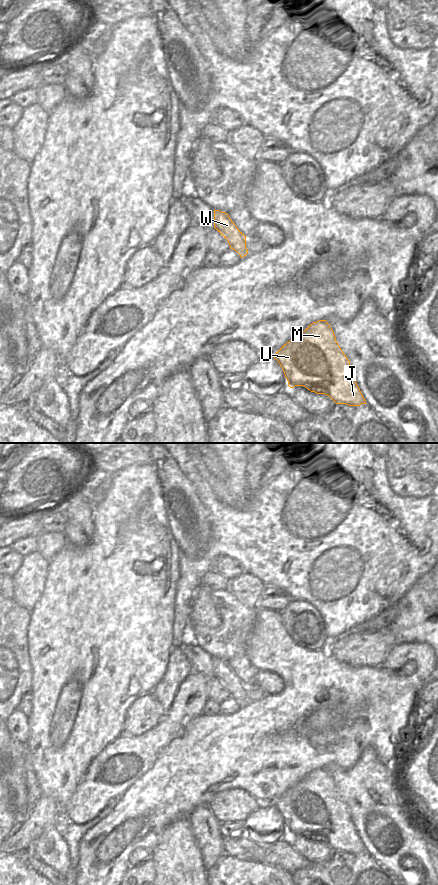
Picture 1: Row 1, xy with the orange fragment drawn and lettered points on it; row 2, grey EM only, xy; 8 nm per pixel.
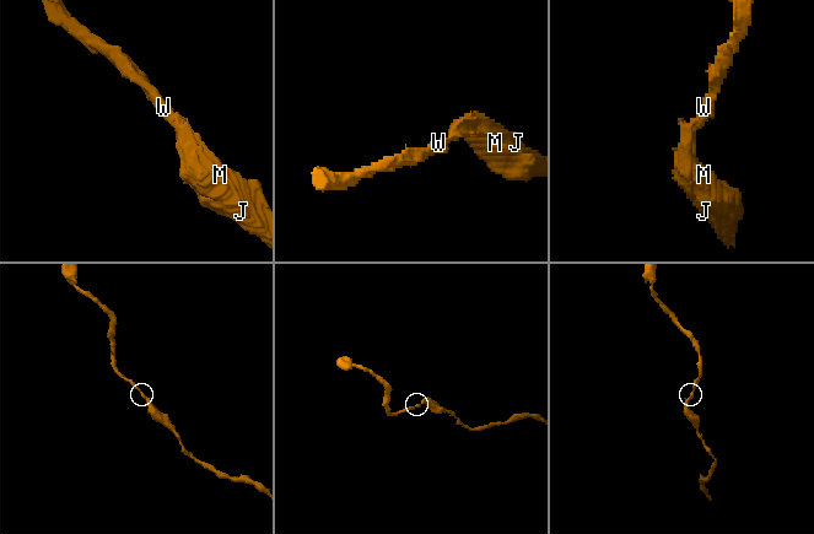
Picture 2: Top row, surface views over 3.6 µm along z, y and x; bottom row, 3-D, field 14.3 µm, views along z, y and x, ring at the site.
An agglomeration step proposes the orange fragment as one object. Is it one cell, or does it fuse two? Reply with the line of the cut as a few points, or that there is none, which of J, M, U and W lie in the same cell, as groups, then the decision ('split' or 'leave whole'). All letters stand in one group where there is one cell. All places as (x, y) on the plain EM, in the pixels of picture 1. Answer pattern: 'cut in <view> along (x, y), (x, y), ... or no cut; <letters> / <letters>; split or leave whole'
no cut; J M U W; leave whole

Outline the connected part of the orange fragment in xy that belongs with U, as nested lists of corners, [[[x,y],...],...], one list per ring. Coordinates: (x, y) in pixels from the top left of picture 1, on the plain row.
[[[326,768],[310,772],[284,792],[274,806],[282,815],[290,836],[303,834],[329,844],[336,852],[366,852],[350,809]]]

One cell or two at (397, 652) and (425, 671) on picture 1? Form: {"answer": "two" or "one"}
{"answer": "one"}

